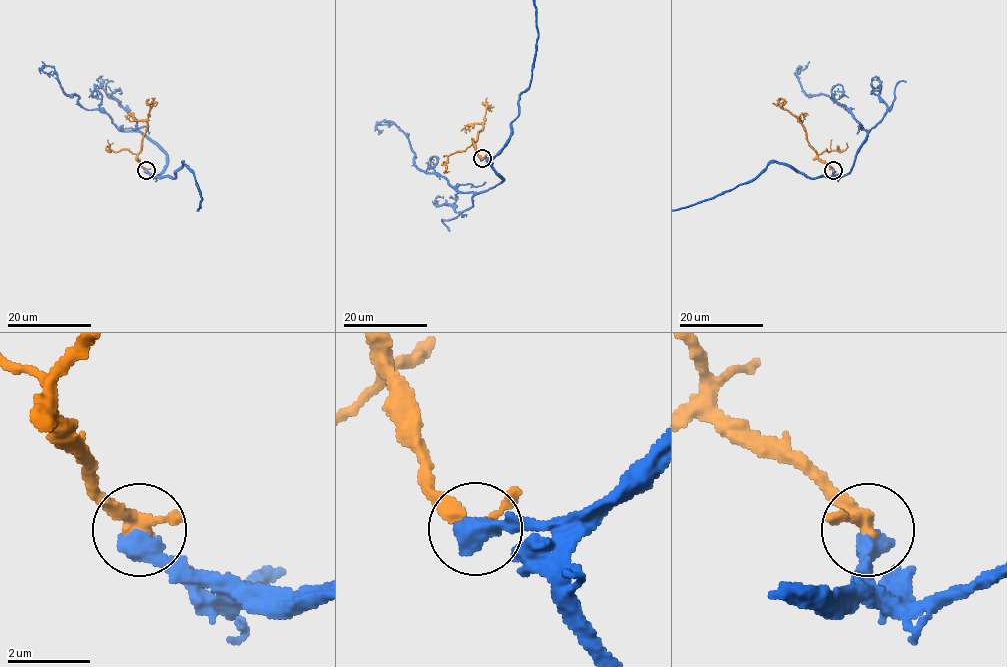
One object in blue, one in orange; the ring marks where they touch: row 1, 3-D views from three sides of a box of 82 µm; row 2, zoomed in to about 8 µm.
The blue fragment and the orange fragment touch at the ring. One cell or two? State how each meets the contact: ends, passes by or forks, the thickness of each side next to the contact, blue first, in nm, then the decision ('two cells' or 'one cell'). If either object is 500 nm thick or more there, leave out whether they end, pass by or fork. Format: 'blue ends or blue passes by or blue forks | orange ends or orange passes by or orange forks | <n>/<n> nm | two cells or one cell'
600/260 nm | one cell

